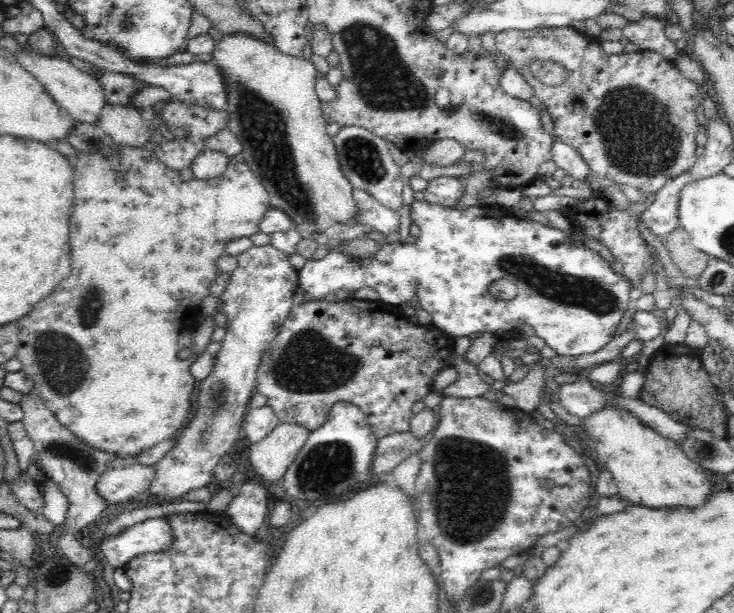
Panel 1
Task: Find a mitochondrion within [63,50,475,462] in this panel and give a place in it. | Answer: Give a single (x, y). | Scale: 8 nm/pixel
(262, 126)

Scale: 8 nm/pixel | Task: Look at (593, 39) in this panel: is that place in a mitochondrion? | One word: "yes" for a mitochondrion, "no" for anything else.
no

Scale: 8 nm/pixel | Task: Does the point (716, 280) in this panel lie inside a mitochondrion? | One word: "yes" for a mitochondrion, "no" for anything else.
yes

